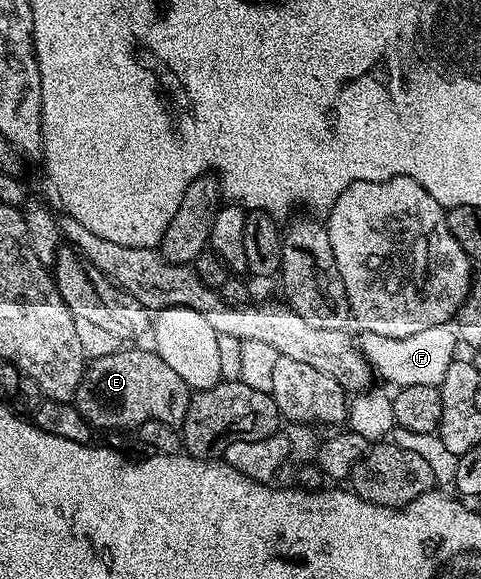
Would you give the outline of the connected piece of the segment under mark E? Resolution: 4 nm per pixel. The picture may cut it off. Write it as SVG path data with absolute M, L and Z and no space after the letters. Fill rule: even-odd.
M115 350L112 354L103 354L86 363L83 379L75 393L73 404L85 416L87 423L96 431L99 430L131 430L134 431L141 424L151 420L161 420L165 424L179 428L185 420L185 412L191 403L192 389L161 360L161 356L154 350Z

